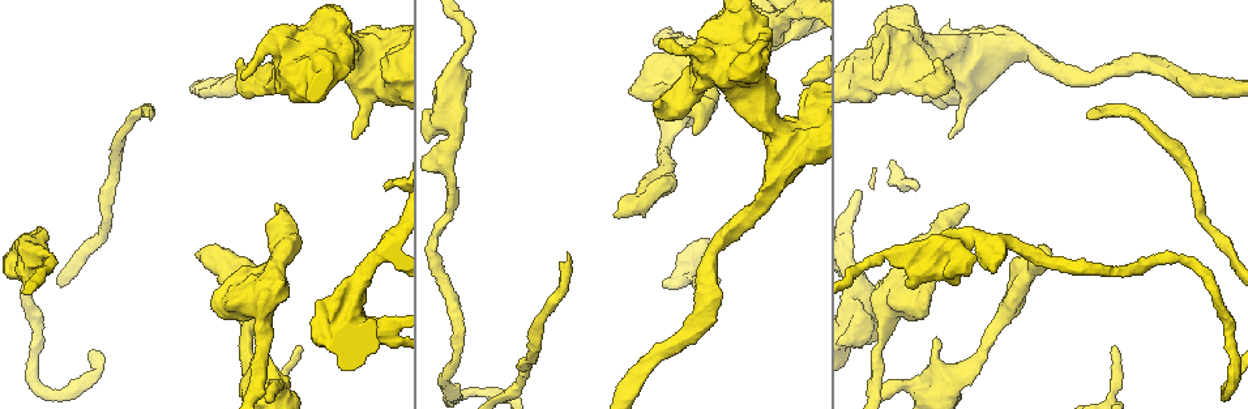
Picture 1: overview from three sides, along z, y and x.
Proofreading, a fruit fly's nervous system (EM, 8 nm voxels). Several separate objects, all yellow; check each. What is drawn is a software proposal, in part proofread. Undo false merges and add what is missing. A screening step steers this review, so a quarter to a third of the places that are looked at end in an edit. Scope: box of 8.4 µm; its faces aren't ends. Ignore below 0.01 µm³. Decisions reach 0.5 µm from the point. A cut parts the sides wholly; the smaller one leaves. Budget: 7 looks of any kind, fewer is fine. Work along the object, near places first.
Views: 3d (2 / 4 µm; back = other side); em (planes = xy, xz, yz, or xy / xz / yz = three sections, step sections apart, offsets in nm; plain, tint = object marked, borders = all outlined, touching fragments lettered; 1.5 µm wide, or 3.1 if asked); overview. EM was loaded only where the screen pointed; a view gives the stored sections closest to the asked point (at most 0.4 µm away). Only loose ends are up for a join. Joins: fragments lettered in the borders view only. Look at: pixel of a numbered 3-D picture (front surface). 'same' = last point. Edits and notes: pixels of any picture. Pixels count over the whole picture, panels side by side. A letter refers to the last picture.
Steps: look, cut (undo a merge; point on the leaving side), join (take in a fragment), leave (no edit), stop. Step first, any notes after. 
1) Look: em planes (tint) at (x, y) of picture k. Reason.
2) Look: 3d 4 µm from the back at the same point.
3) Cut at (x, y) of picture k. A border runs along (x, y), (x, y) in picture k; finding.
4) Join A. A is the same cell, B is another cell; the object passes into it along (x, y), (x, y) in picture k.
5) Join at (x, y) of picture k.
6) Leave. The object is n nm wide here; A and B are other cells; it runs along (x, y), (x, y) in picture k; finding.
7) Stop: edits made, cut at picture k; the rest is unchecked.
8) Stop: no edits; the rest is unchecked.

Look: em planes (borders) at (199, 259) of picture 1. Thick end.

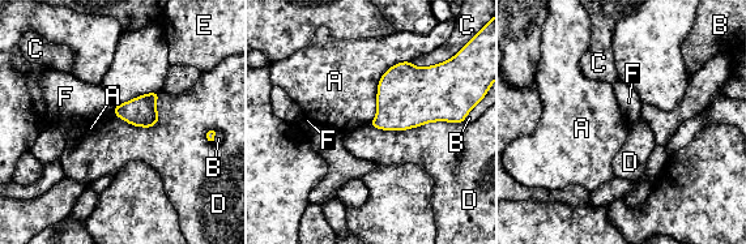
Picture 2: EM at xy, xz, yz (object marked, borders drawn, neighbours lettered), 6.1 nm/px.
Leave. A, B, C, D, E and F are other cells; a border runs along (461, 122), (396, 131), (369, 124) in picture 2; none of them fits.

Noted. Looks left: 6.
Look: 3d 2 µm at (719, 278) of picture 1.

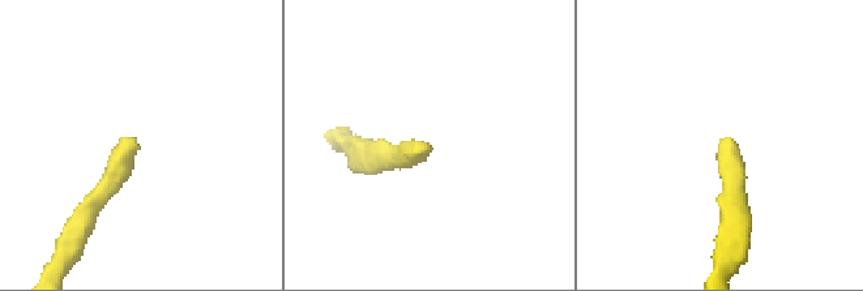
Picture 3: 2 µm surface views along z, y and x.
Look: em xz step 8 (borders) at (727, 137) of picture 3.

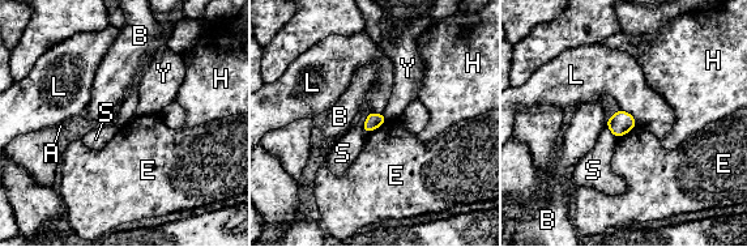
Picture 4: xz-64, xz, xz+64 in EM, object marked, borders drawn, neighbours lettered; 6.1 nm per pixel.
Leave. A, B, E, H, L, S and Y are other cells; a border runs along (387, 120), (368, 133) in picture 4; no lettered fragment goes on from it.

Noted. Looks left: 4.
Look: em planes (borders) at (779, 21) of picture 1. Thick turns thin.

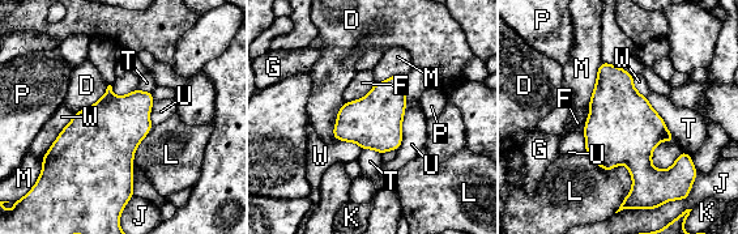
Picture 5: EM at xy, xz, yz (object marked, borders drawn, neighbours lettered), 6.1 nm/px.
Leave. The object is 340 nm wide here; D, F, G, J, K, L, M, P, T, U and W are other cells; a border runs along (375, 83), (365, 96), (345, 102) in picture 5; all the same cell.

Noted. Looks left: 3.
Stop: no edits; the rest is unchecked.

